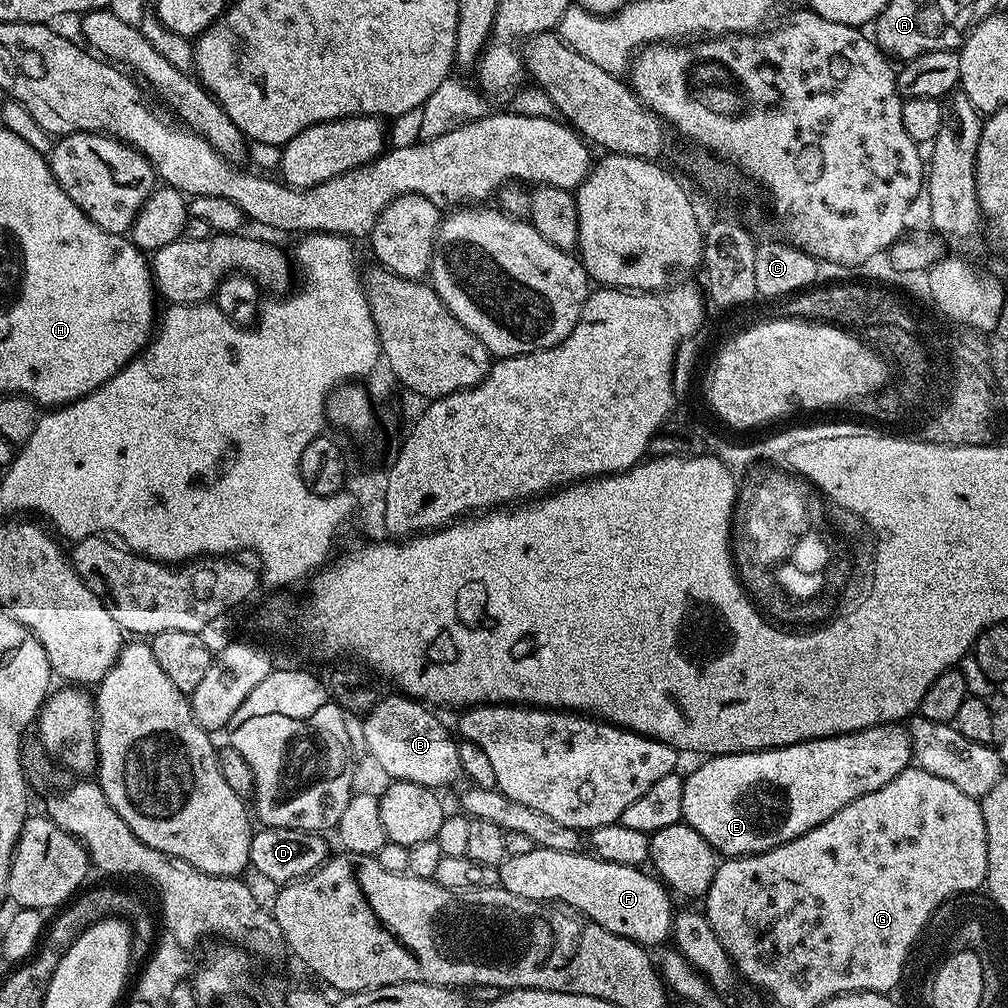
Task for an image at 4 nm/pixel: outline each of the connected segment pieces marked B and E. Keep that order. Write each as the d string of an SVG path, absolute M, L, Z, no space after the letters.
M403 694L385 695L365 715L367 748L393 781L410 781L433 790L463 777L457 741L426 704Z
M893 722L891 724L876 724L872 728L864 728L860 732L845 732L834 736L822 736L814 740L802 740L798 744L787 744L781 748L761 748L758 752L725 752L723 756L709 756L701 761L701 764L689 776L683 777L681 808L683 823L698 830L698 834L702 834L702 838L706 838L708 845L721 857L753 856L759 852L782 846L810 830L814 830L814 826L826 822L850 802L886 786L886 782L890 782L894 778L898 778L898 774L902 774L902 770L906 770L913 763L912 739L908 737L907 727L903 723Z

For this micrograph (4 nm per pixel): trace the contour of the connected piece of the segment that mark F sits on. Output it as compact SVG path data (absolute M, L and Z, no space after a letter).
M533 846L530 854L507 857L499 869L500 884L510 890L510 894L568 904L598 922L598 926L630 938L636 944L663 945L669 939L674 915L673 897L655 875L647 876L640 868L618 866L583 851L563 852Z

